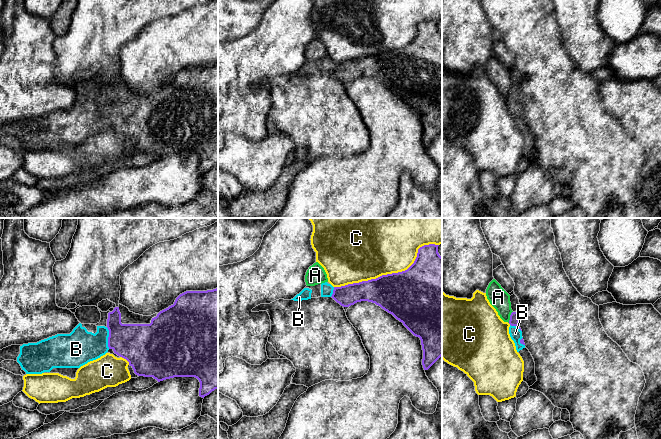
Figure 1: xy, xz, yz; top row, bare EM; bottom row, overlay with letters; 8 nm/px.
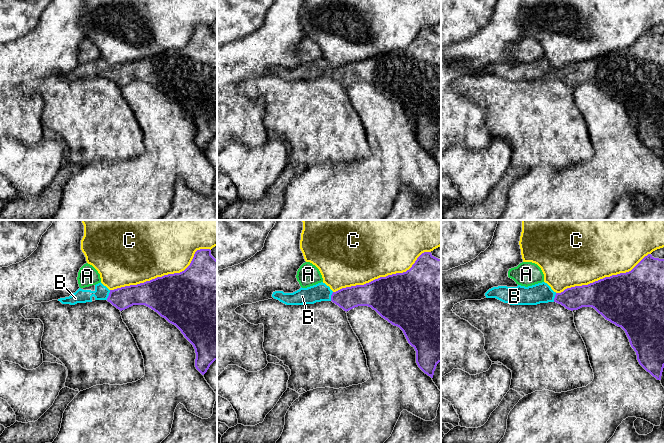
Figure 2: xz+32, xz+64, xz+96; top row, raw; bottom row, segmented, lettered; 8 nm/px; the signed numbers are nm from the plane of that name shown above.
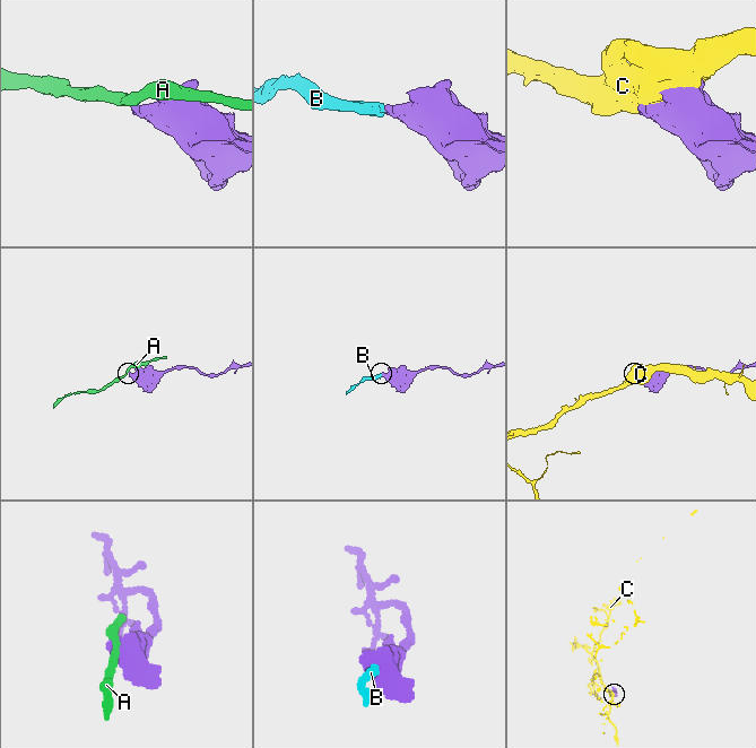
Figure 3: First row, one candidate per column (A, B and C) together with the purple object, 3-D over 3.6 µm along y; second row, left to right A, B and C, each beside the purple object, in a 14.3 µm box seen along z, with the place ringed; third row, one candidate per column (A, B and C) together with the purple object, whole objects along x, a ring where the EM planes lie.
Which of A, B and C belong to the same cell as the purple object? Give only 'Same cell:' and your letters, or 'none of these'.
Same cell: B

